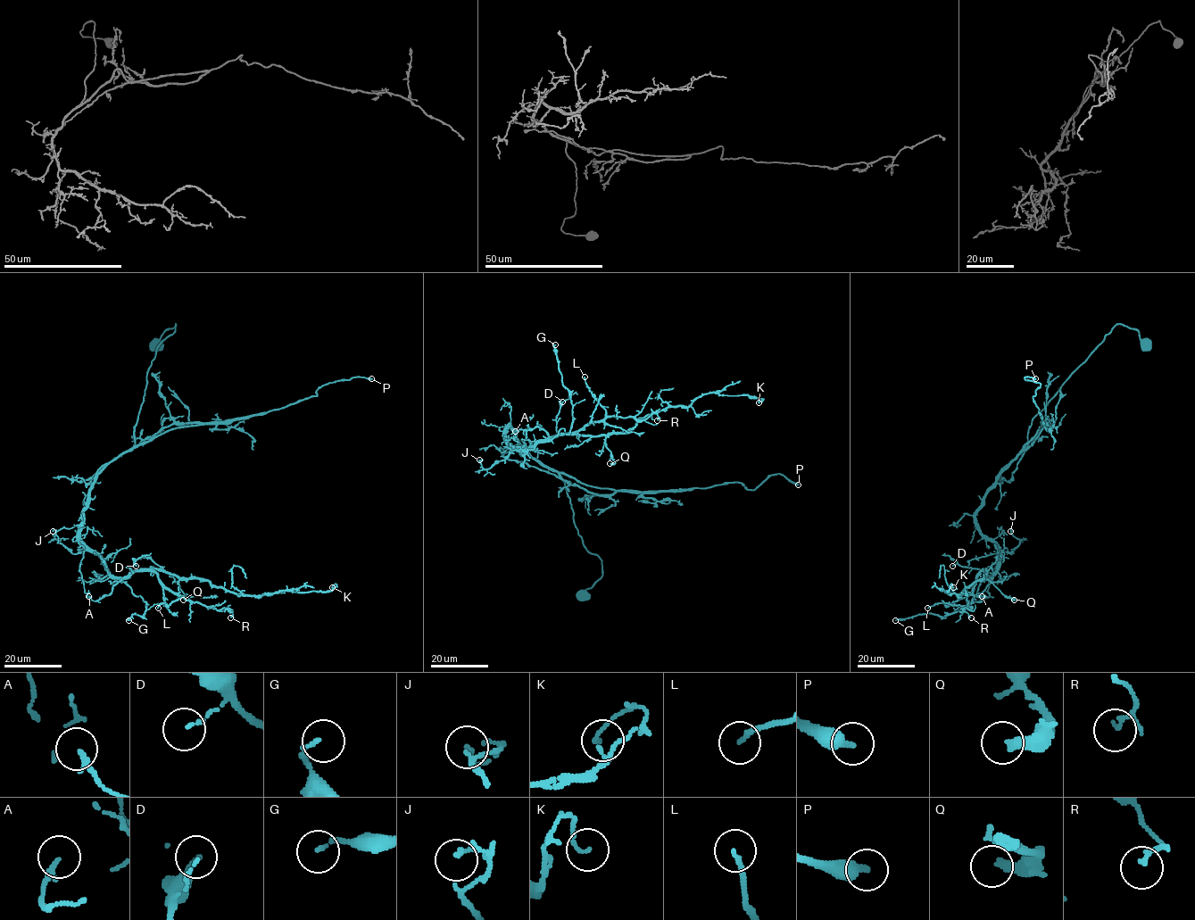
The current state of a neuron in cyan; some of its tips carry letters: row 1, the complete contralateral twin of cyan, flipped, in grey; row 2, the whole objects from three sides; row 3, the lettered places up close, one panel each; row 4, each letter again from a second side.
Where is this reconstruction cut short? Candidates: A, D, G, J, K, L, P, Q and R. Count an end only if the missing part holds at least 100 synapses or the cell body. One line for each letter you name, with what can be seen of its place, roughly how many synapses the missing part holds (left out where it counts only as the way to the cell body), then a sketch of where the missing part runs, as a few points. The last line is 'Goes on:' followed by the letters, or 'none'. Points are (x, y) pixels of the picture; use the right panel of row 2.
P: place (1035, 378); 170 synapses; course (1035, 378), (1036, 392), (1029, 403), (1029, 411), (1010, 443), (1006, 483), (997, 491), (987, 494)
Goes on: P

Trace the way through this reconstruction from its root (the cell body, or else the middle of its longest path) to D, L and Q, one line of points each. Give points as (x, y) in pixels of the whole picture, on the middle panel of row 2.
D: (583, 595), (601, 559), (583, 543), (565, 483), (508, 425), (506, 439), (532, 447), (553, 438), (562, 401)
L: (583, 595), (601, 559), (583, 543), (561, 477), (506, 431), (515, 447), (532, 447), (601, 420), (585, 377)
Q: (583, 595), (601, 559), (583, 543), (561, 477), (507, 427), (515, 447), (604, 435), (609, 463)

